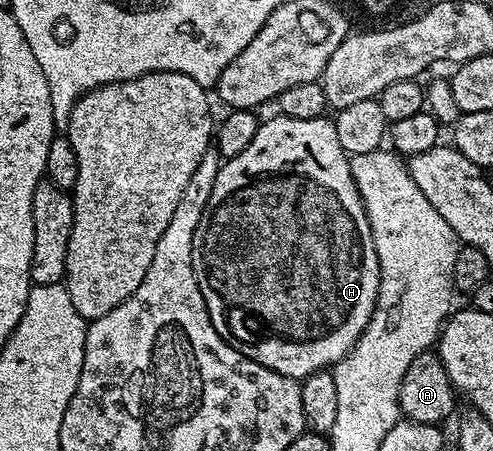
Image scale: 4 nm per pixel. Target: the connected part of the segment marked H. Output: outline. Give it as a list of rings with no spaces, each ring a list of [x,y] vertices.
[[[280,113],[274,116],[274,119],[269,119],[266,123],[264,120],[258,126],[251,145],[247,145],[247,149],[243,149],[239,157],[231,157],[222,162],[215,177],[215,185],[211,189],[211,198],[207,200],[207,209],[203,209],[199,229],[195,229],[193,276],[199,281],[199,289],[203,293],[211,325],[215,325],[219,337],[223,337],[227,345],[243,353],[243,357],[283,377],[300,381],[311,373],[332,368],[340,363],[341,358],[353,348],[355,341],[359,341],[363,329],[367,329],[379,293],[379,257],[375,253],[375,241],[371,237],[371,225],[367,221],[361,194],[349,168],[350,156],[346,155],[343,145],[339,145],[333,119],[322,117],[299,121],[295,117]]]

